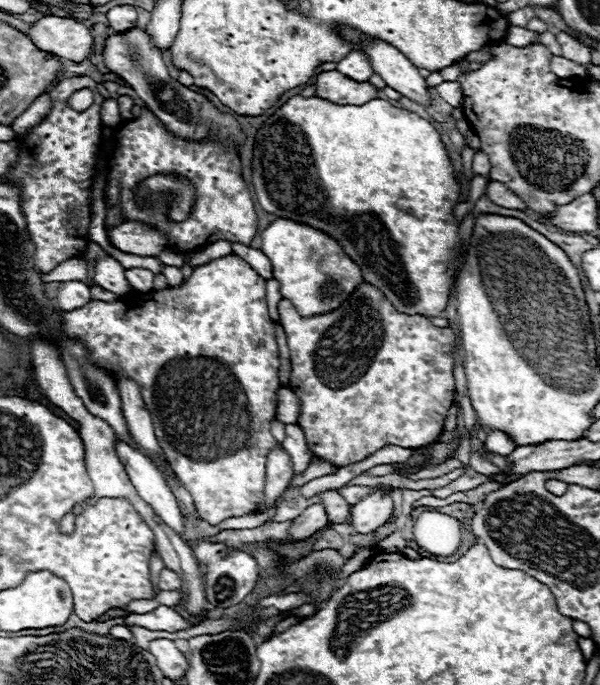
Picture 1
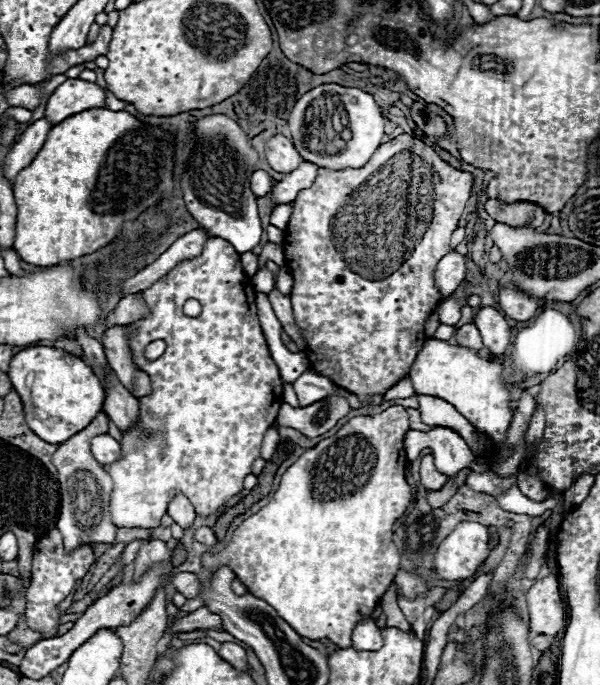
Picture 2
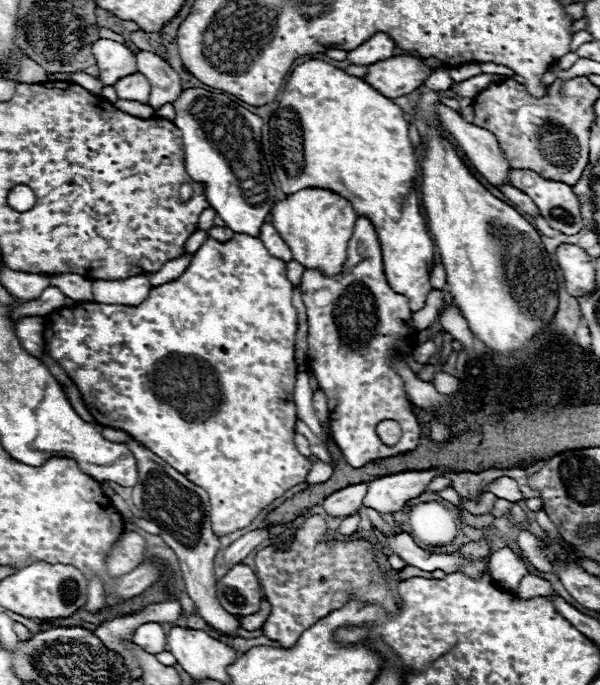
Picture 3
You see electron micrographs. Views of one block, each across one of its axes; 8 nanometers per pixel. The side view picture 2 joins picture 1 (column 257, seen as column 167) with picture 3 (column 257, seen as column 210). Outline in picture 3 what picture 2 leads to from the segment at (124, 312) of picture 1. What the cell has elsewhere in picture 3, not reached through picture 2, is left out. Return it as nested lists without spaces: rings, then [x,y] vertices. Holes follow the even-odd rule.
[[[236,234],[228,244],[220,244],[208,238],[194,254],[190,266],[182,274],[182,278],[168,282],[166,286],[156,286],[150,296],[140,306],[124,306],[124,304],[98,304],[98,302],[76,302],[72,308],[58,308],[44,316],[44,350],[56,360],[66,374],[76,382],[82,400],[94,420],[100,426],[114,426],[118,430],[126,430],[132,438],[136,438],[142,446],[158,454],[166,460],[174,470],[184,474],[190,482],[204,488],[212,502],[212,528],[216,536],[230,534],[238,528],[244,528],[252,522],[254,516],[266,506],[270,506],[276,498],[280,498],[286,490],[306,480],[312,464],[310,460],[298,452],[294,444],[296,434],[296,404],[294,404],[294,386],[296,386],[296,360],[294,360],[294,340],[298,330],[298,316],[292,304],[294,284],[288,280],[286,262],[268,254],[266,246],[258,238],[250,238],[246,234]]]

